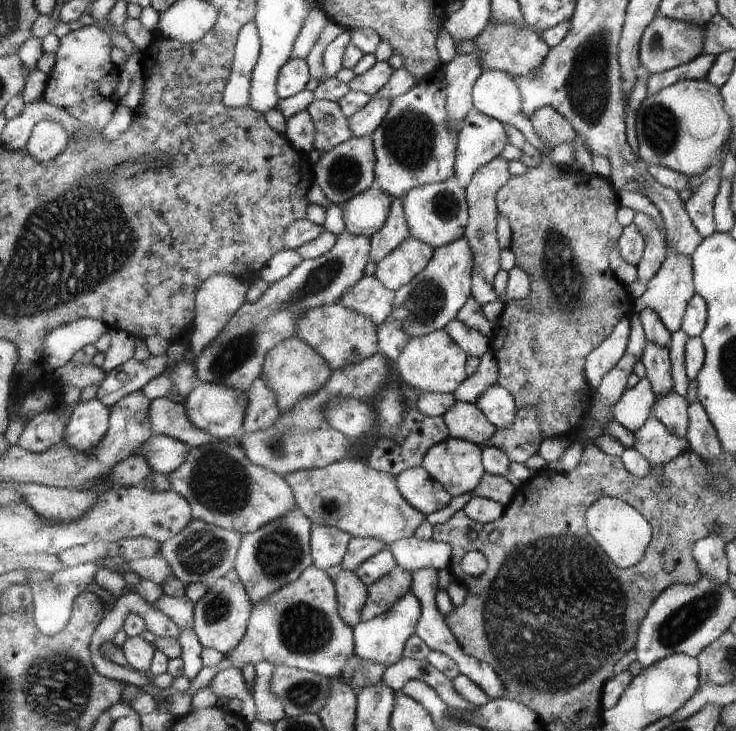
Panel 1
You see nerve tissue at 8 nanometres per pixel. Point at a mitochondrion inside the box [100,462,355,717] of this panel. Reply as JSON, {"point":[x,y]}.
{"point":[303,630]}

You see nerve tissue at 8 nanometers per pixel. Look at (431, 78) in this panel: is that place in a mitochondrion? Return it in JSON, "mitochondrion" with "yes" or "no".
{"mitochondrion":"no"}

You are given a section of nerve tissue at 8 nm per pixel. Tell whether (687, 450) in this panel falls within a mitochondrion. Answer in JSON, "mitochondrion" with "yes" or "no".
{"mitochondrion":"no"}

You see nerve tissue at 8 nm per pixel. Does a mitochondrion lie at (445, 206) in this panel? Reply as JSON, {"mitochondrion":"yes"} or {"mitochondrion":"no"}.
{"mitochondrion":"yes"}

